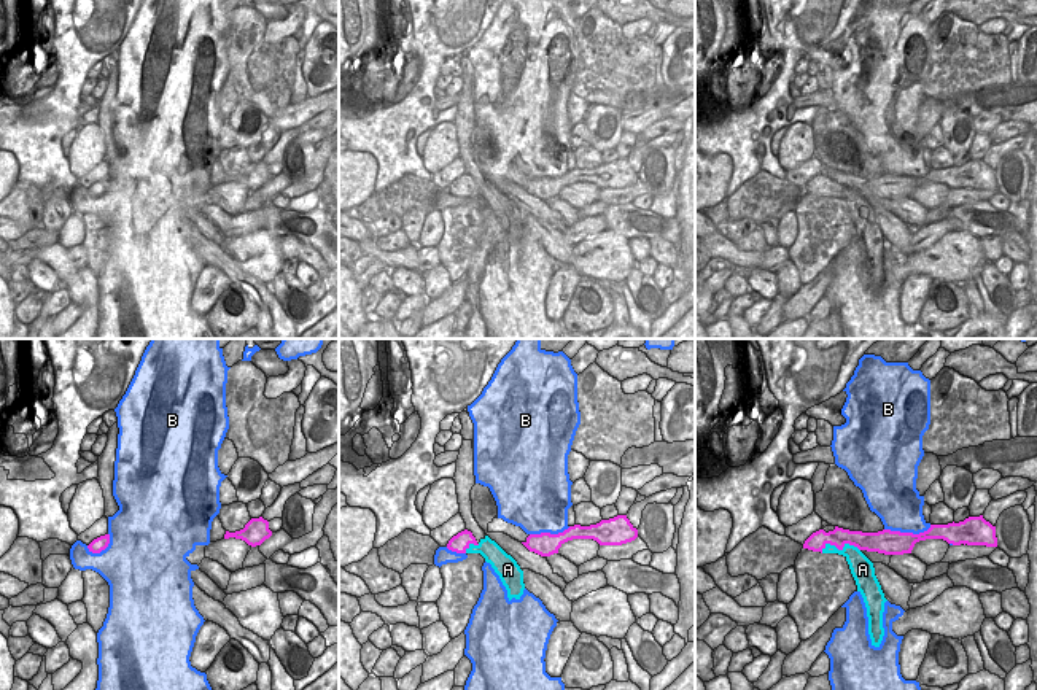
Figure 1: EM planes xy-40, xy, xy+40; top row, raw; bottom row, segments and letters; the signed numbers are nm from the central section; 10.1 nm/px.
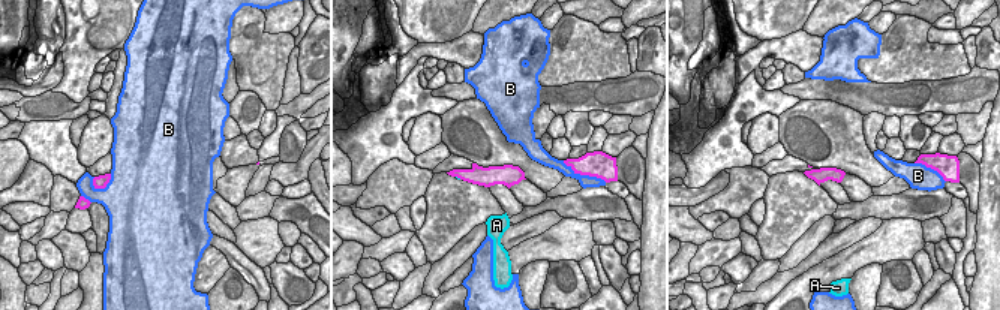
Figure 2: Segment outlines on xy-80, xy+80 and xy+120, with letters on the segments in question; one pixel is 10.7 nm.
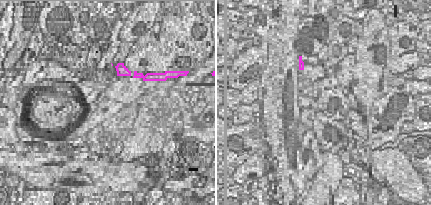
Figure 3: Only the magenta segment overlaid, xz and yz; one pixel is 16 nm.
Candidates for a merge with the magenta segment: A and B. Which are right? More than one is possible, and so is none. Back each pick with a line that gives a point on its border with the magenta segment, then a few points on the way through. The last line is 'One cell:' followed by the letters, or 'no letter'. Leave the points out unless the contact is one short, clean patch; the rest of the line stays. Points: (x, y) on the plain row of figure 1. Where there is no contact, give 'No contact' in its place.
One cell: no letter

